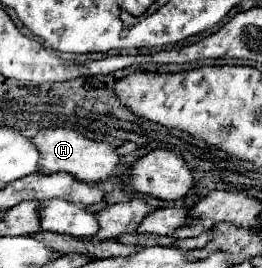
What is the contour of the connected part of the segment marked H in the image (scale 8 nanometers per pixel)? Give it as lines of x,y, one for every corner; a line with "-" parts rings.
47,128
35,134
33,138
37,150
41,152
41,174
53,174
53,172
69,172
81,182
101,182
111,176
121,174
121,156
117,154
117,146
111,142
97,142
83,138
75,130
67,128

